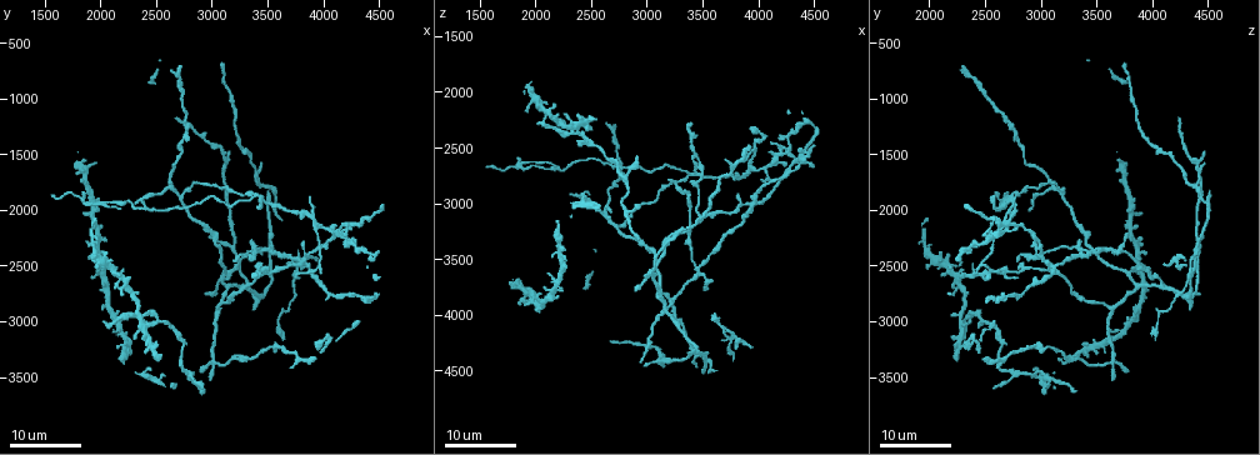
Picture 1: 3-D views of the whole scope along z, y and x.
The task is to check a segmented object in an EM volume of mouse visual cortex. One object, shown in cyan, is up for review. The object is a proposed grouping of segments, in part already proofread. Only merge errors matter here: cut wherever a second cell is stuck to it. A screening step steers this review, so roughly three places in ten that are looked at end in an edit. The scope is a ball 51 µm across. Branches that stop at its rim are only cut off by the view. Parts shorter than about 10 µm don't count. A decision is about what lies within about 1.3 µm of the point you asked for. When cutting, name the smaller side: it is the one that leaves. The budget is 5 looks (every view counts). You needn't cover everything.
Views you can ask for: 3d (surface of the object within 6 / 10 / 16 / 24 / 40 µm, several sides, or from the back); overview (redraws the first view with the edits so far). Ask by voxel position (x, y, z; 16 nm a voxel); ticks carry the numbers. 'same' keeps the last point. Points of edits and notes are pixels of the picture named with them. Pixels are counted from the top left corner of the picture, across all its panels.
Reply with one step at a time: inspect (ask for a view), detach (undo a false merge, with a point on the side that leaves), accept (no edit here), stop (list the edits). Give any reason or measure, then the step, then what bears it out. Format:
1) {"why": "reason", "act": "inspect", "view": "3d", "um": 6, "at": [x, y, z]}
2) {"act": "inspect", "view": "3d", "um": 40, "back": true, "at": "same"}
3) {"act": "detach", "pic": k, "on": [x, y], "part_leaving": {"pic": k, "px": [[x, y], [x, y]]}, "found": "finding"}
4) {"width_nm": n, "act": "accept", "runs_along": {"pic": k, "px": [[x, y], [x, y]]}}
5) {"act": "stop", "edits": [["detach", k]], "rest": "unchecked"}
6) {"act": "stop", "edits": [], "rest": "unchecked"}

{"act": "inspect", "view": "3d", "um": 24, "at": [3380, 1860, 2720]}

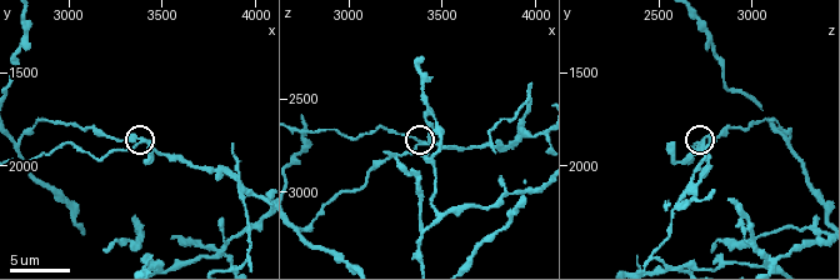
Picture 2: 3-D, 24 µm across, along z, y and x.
{"act": "inspect", "view": "3d", "um": 10, "at": [3380, 1880, 2720]}

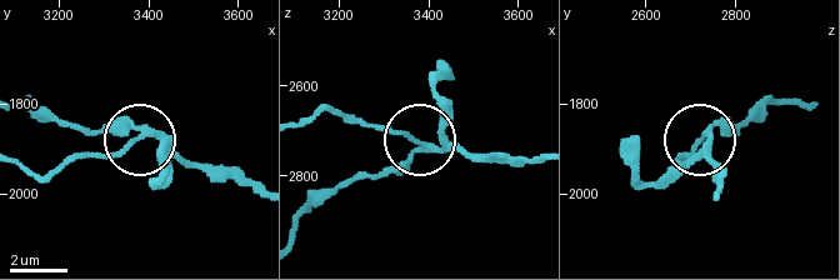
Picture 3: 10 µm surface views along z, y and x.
{"arms": 3, "act": "detach", "pic": 3, "on": [120, 156], "part_leaving": {"pic": 3, "px": [[149, 133], [115, 153], [86, 155], [44, 174], [23, 166]]}, "found": "two cells meet here"}

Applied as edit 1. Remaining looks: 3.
{"why": "arms part here", "act": "inspect", "view": "3d", "um": 10, "at": [3960, 2120, 2680]}

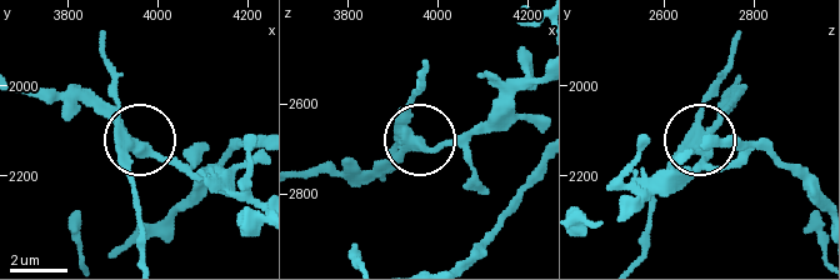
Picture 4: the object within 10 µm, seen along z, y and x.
{"act": "inspect", "view": "3d", "um": 10, "back": true, "at": [3950, 2145, 2680]}

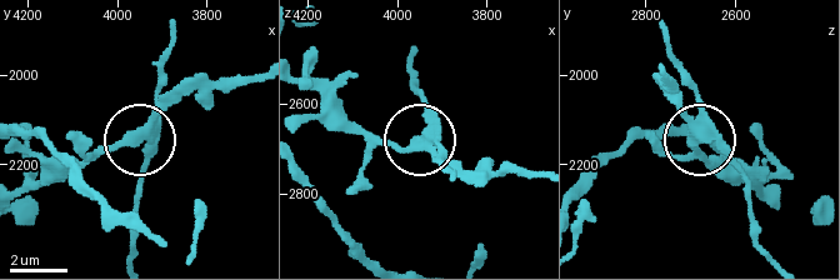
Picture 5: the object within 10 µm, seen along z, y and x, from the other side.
{"width_nm": 350, "act": "detach", "pic": 5, "on": [149, 156], "part_leaving": {"pic": 5, "px": [[146, 129], [133, 258]]}, "found": "a second cell is stuck on"}

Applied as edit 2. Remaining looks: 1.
{"act": "stop", "edits": [["detach", 3], ["detach", 5]], "rest": "unchecked"}

